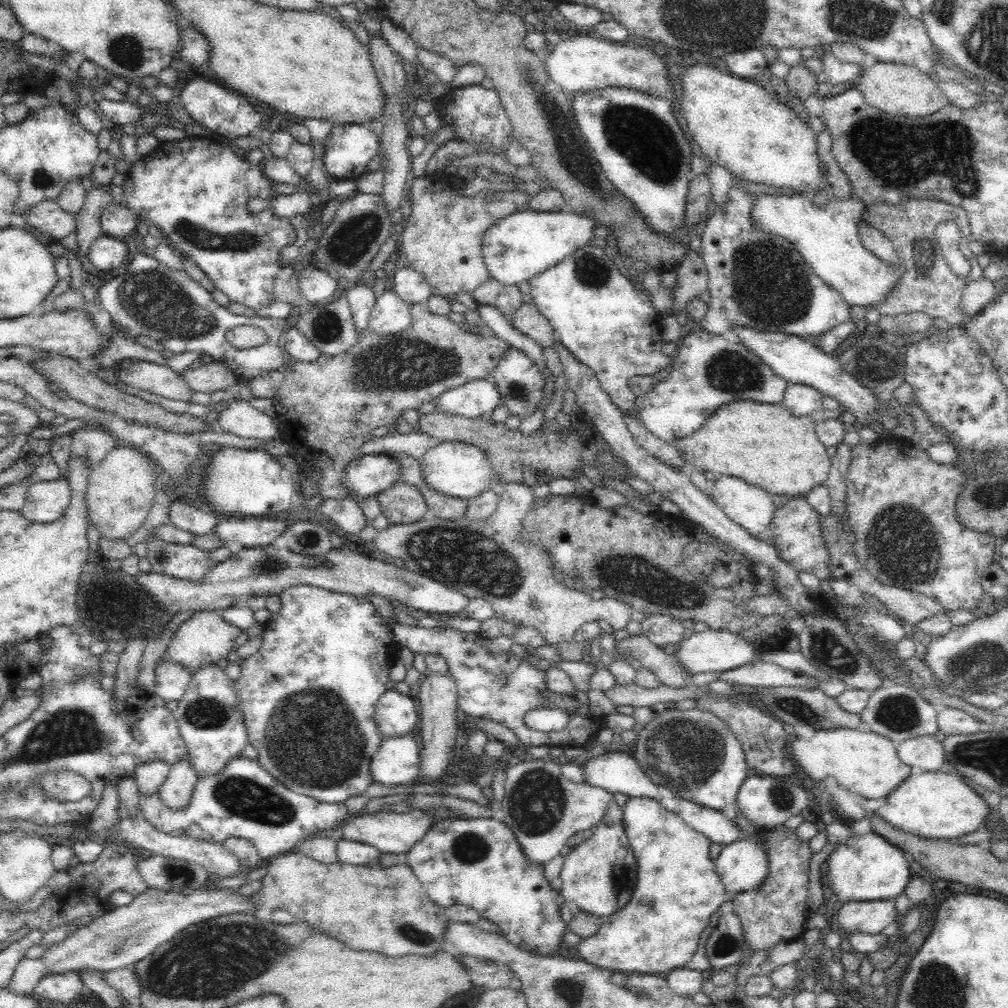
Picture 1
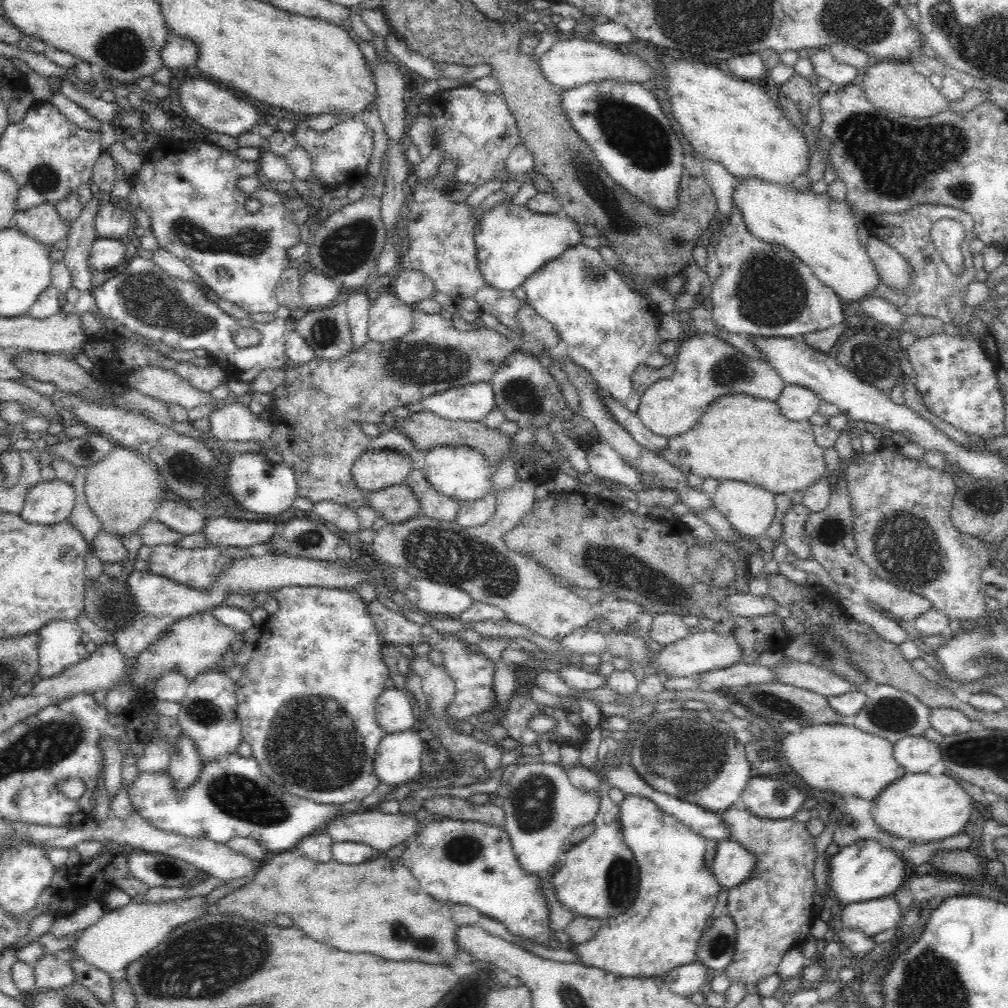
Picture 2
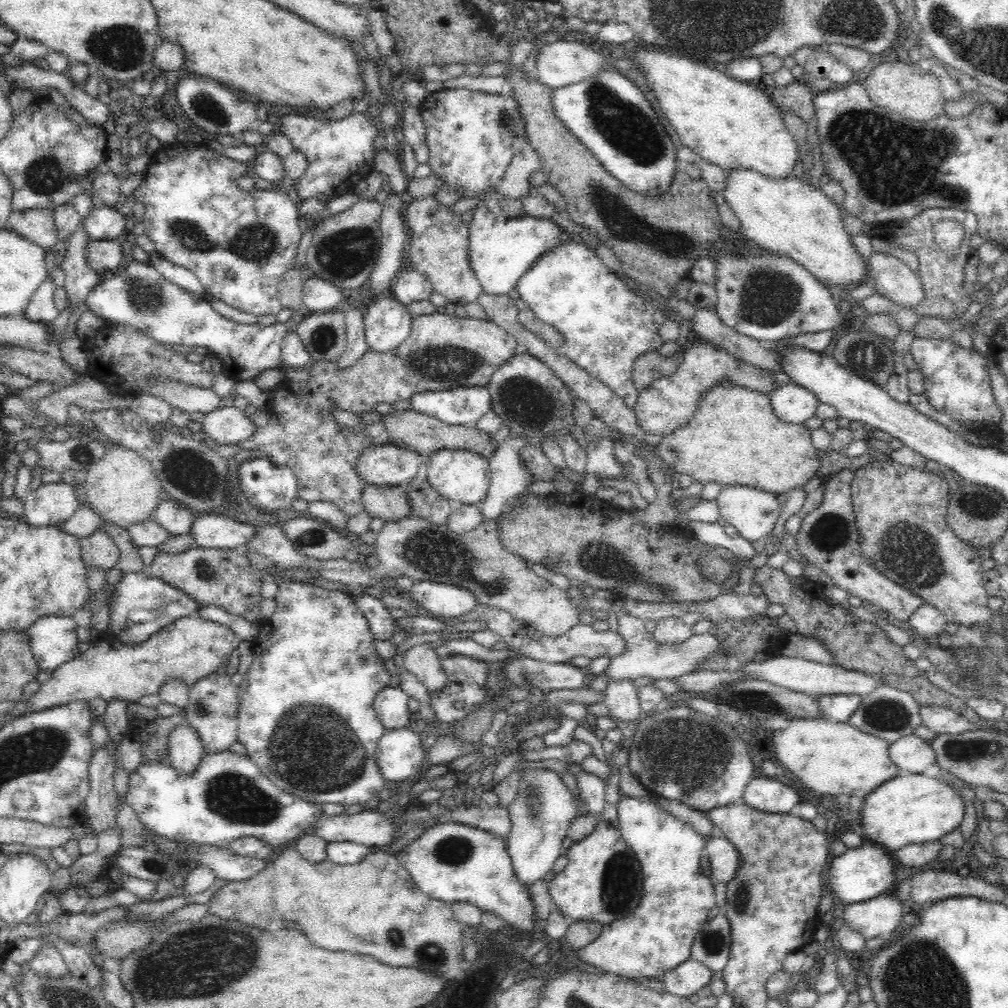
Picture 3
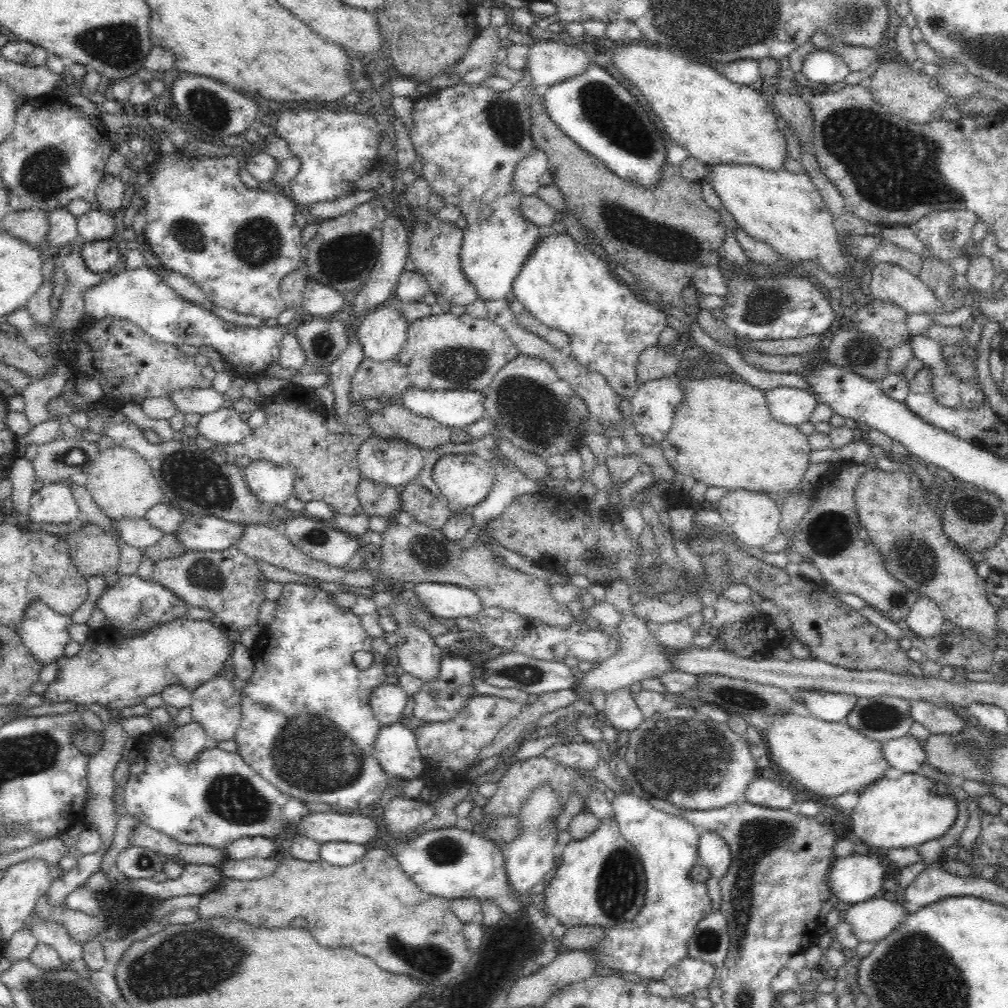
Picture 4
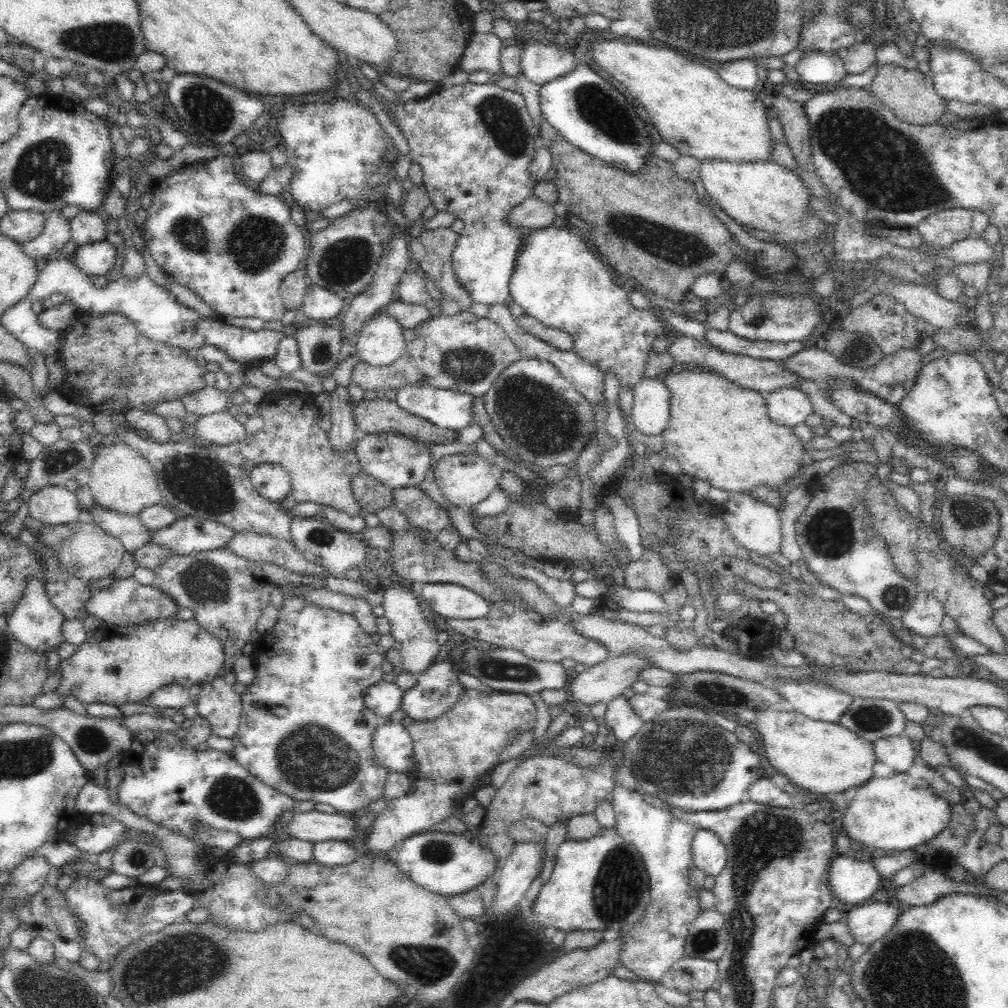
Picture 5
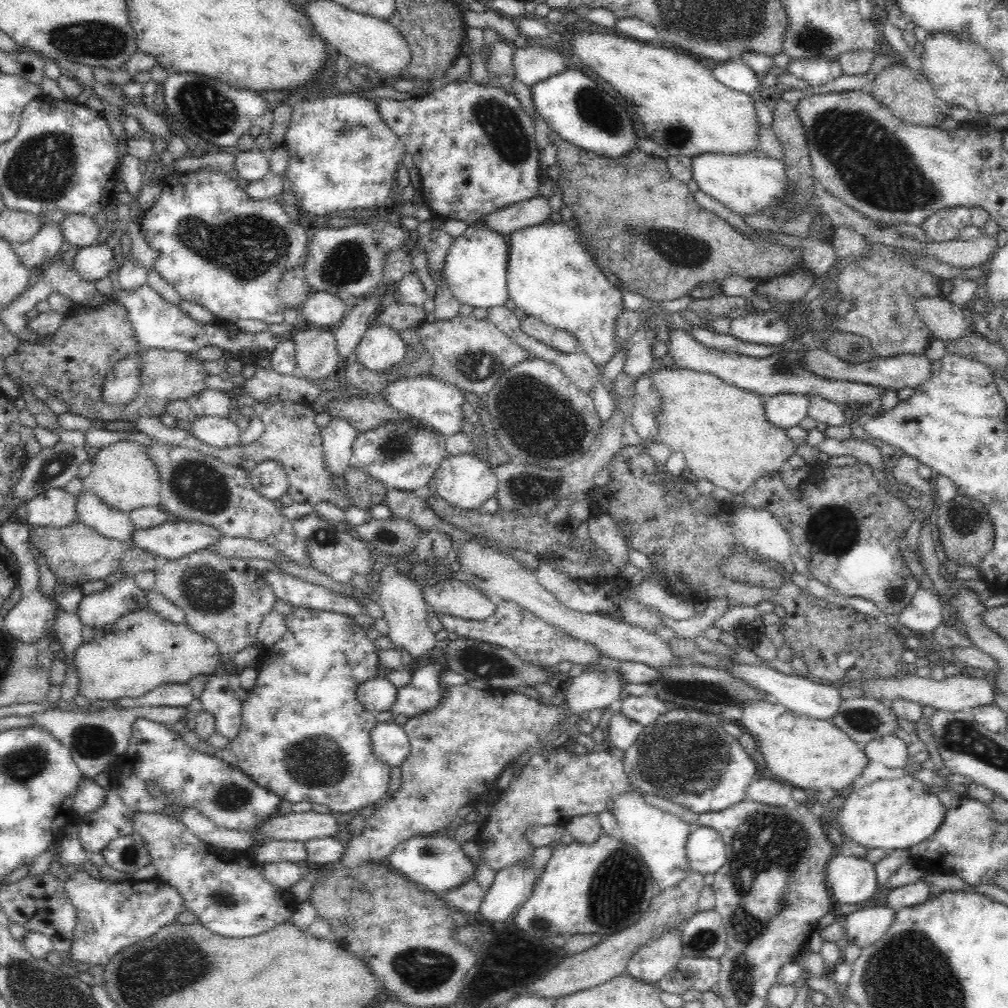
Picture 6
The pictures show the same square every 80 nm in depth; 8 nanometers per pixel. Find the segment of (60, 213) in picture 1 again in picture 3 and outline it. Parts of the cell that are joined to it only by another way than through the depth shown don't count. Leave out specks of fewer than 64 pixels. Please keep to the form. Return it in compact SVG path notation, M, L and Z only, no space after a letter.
M42 207L12 211L3 228L14 231L44 250L55 250L59 244L52 212L53 209Z

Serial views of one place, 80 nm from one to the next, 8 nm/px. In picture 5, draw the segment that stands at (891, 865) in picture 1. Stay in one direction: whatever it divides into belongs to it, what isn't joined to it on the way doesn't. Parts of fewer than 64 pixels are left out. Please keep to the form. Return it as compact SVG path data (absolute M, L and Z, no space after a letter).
M838 854L828 866L827 884L832 896L839 898L841 904L860 904L878 892L881 878L869 858Z

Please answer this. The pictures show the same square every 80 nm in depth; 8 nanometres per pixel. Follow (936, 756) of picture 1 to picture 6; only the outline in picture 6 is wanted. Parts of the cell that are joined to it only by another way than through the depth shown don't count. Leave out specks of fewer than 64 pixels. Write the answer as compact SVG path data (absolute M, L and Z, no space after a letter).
M888 734L872 738L862 748L866 759L875 763L882 763L888 768L904 768L908 762L906 742L896 735Z

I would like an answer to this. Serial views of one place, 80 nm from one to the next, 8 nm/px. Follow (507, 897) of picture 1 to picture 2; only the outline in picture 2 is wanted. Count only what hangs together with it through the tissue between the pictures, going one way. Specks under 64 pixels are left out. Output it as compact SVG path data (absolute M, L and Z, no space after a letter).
M442 818L424 826L422 832L408 843L408 848L399 860L409 868L420 883L420 888L434 900L452 905L466 904L476 908L482 915L504 924L508 932L518 938L532 940L543 946L557 944L557 939L548 929L548 904L538 889L538 878L541 874L530 875L524 873L524 869L520 869L506 829L478 821L464 822Z

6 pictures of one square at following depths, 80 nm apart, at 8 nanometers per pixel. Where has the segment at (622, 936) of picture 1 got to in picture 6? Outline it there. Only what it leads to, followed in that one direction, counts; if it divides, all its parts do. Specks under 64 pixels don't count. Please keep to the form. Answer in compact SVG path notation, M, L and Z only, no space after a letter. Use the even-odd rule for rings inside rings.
M636 791L616 797L613 813L617 820L617 835L640 853L660 888L670 888L688 876L691 870L684 846L692 830L690 824L670 812L650 805ZM682 928L644 944L628 962L627 974L644 983L658 984L683 958Z

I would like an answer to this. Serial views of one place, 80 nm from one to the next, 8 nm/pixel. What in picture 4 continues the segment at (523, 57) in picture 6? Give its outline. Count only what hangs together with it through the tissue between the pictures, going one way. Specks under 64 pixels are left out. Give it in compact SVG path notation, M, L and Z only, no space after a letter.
M540 42L540 44L533 44L528 48L524 69L529 70L533 85L545 89L548 85L582 74L590 62L586 56L585 48L560 44L560 42Z

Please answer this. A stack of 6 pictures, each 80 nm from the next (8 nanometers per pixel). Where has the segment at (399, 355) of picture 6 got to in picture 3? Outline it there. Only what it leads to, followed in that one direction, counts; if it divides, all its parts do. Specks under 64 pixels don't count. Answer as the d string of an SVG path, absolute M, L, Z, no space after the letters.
M392 294L366 303L363 317L368 351L374 353L390 353L400 346L410 334L413 321L406 305Z

